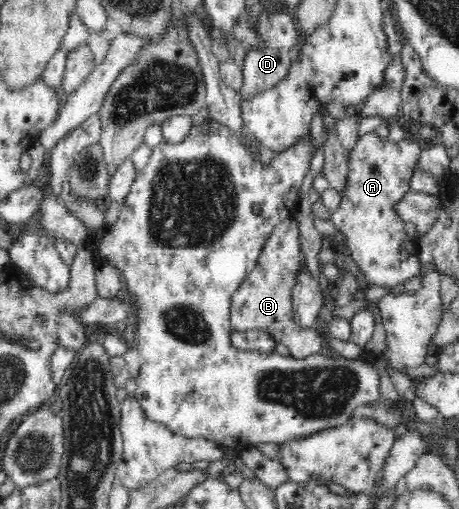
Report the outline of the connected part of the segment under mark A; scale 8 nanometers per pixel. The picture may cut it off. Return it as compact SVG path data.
M374 133L365 135L361 141L346 153L347 171L344 176L343 187L339 207L332 211L332 221L335 227L344 235L346 251L351 255L361 279L368 287L402 288L405 281L419 274L419 262L414 257L415 244L409 242L406 234L406 224L399 220L392 206L397 199L403 197L403 193L409 189L409 179L415 167L415 161L421 154L423 143L413 134L399 142L390 141L388 138L379 138Z

